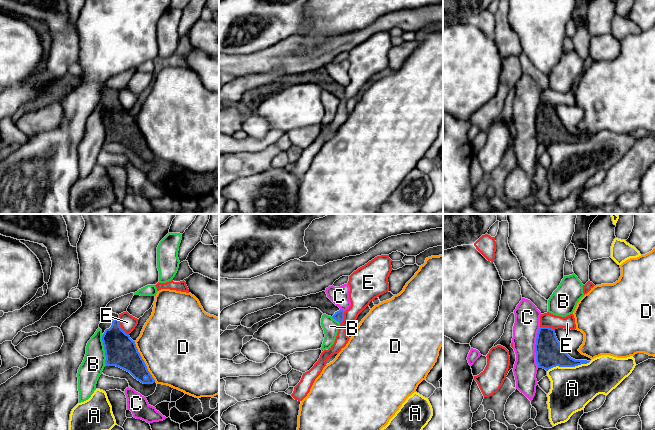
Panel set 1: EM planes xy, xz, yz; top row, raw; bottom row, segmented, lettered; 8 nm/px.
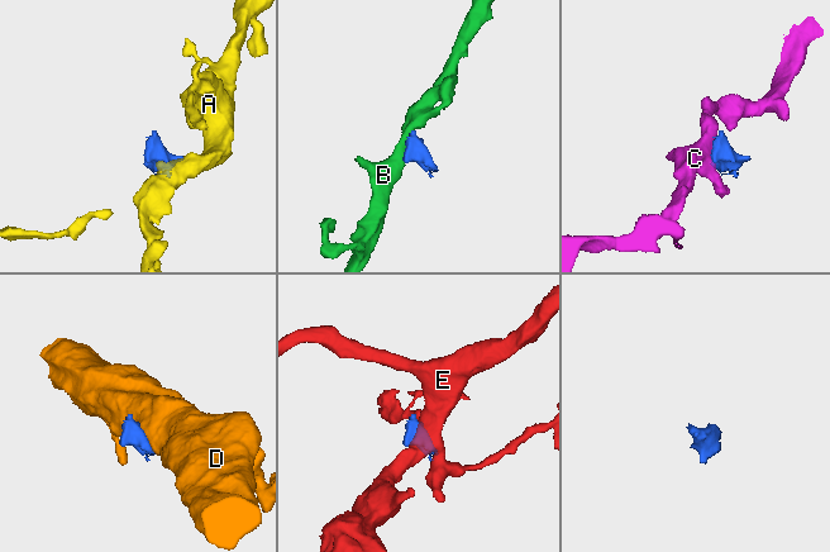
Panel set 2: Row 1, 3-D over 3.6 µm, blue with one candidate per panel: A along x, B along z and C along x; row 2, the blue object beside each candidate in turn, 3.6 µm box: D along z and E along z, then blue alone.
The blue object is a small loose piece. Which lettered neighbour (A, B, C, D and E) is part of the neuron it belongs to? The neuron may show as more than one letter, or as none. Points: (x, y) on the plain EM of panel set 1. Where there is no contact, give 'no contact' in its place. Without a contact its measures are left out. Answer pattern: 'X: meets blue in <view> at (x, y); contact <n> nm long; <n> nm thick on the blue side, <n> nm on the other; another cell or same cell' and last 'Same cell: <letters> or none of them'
A: meets blue in yz at (568, 142); contact 360 nm long; 220 nm thick on the blue side, 360 nm on the other; another cell
B: meets blue in xy at (104, 125); contact 260 nm long; 260 nm thick on the blue side, 180 nm on the other; another cell
C: meets blue in yz at (535, 123); contact 320 nm long; 220 nm thick on the blue side, 200 nm on the other; another cell
D: meets blue in xy at (143, 137); contact 360 nm long; 260 nm thick on the blue side, 480 nm on the other; another cell
E: meets blue in xy at (120, 103); contact 150 nm long; 260 nm thick on the blue side, 140 nm on the other; another cell
Same cell: none of them

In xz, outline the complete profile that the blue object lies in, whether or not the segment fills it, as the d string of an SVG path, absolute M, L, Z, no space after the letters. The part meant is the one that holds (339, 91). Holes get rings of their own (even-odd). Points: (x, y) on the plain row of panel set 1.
M325 67L310 70L307 72L288 74L275 82L257 88L246 91L242 97L241 101L247 104L251 104L254 100L271 94L276 90L283 91L296 84L317 84L323 90L331 92L333 95L342 99L344 96L344 87L336 82L328 73Z

